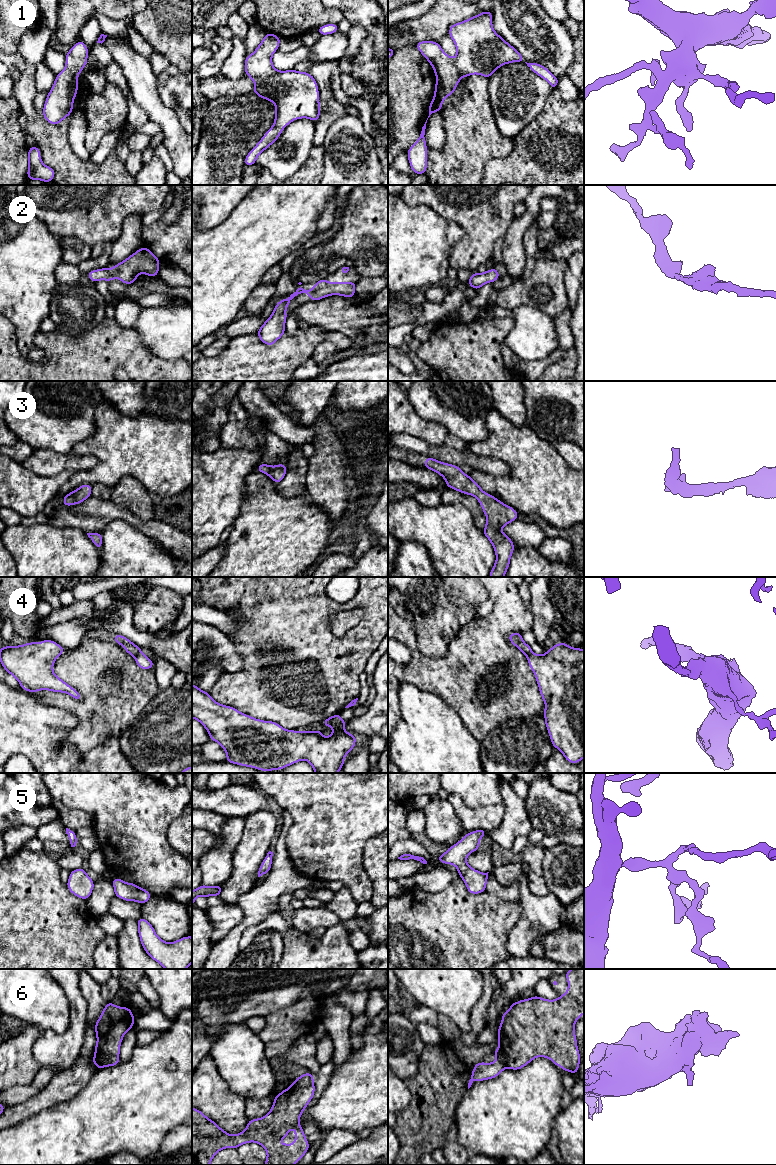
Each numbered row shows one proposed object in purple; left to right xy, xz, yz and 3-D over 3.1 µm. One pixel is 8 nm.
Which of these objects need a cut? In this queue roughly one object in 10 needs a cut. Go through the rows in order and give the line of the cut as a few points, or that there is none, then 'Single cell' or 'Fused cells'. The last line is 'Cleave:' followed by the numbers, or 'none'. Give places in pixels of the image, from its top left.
1: No split. Single cell
2: No split. Single cell
3: No split. Single cell
4: Split along xz (338, 713), (332, 717), (328, 725). Fused cells
5: No split. Single cell
6: Split along xy (94, 1063), (100, 1058), (106, 1057), (111, 1065). Fused cells
Cleave: 4, 6

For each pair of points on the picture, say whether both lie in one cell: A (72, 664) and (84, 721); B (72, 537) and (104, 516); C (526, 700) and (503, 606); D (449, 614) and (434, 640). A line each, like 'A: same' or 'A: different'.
A: same
B: different
C: same
D: same

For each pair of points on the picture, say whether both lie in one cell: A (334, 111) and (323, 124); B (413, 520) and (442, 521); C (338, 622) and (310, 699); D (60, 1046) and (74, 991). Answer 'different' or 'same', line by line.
A: same
B: same
C: different
D: same

